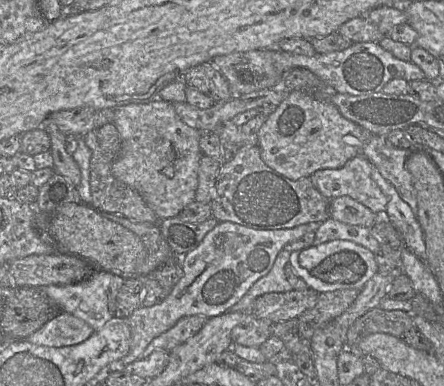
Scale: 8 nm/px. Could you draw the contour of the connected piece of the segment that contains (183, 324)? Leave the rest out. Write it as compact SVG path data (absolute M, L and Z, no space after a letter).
M203 315L181 318L171 329L152 340L141 354L141 359L149 357L155 350L171 352L174 348L195 335L205 325L207 320Z

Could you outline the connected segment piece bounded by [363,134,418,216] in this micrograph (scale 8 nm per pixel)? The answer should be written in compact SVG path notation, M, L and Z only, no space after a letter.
M372 134L363 148L363 156L394 185L400 197L417 216L417 193L412 176L406 168L406 160L412 151L415 150L394 147L387 142L385 136Z

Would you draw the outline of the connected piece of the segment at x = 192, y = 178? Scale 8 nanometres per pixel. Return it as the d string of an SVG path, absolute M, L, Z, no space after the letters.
M159 98L147 103L126 104L114 110L113 123L120 134L121 148L111 166L112 175L137 191L159 220L177 217L187 205L195 201L199 163L203 156L199 146L200 131L180 119L173 103Z

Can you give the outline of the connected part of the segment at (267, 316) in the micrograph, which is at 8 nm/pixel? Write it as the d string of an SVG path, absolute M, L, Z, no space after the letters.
M310 288L267 293L256 298L248 313L273 324L285 322L313 308L318 297L319 293Z

